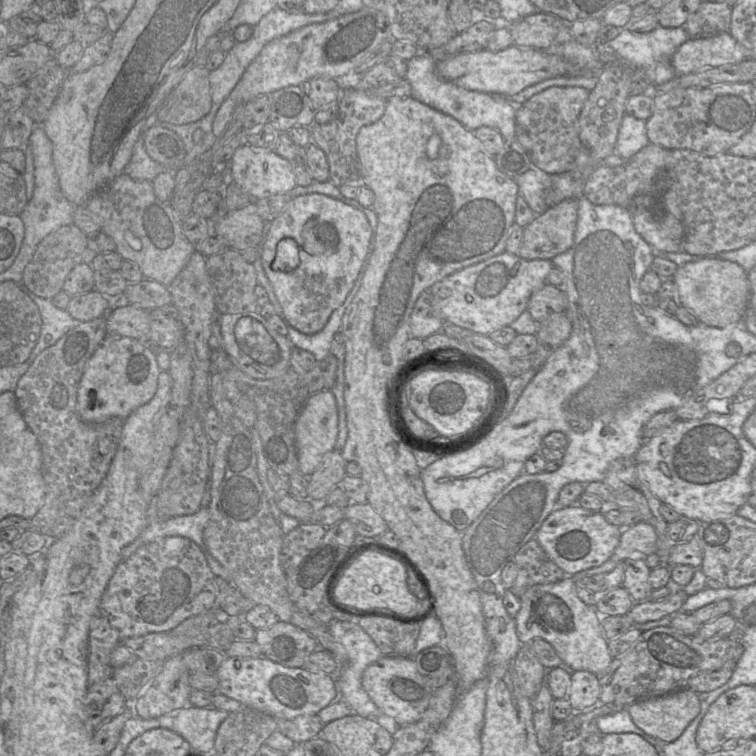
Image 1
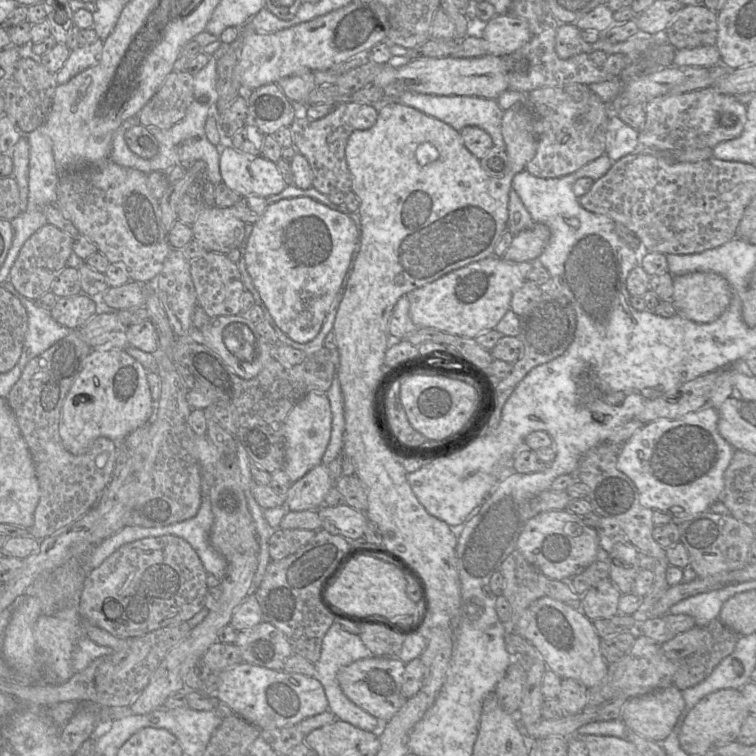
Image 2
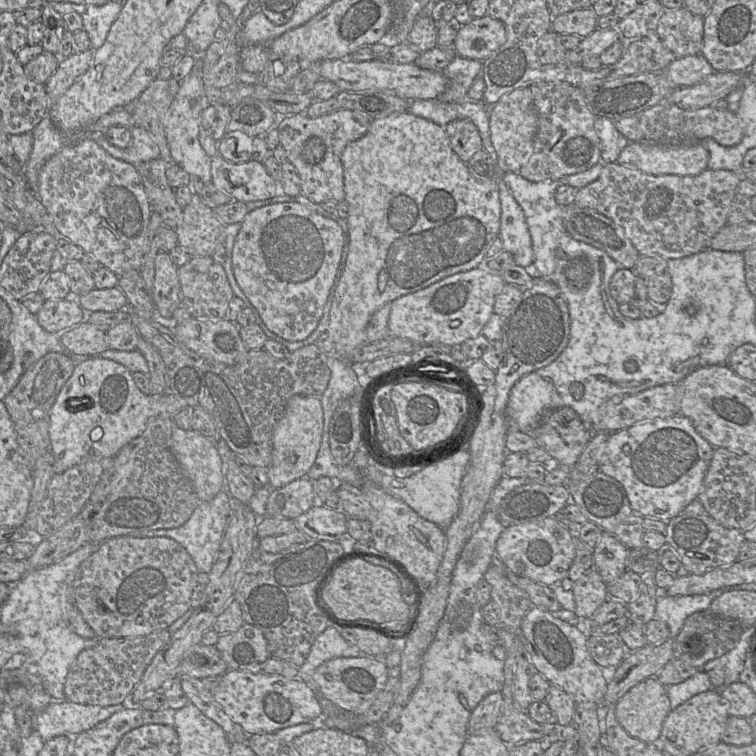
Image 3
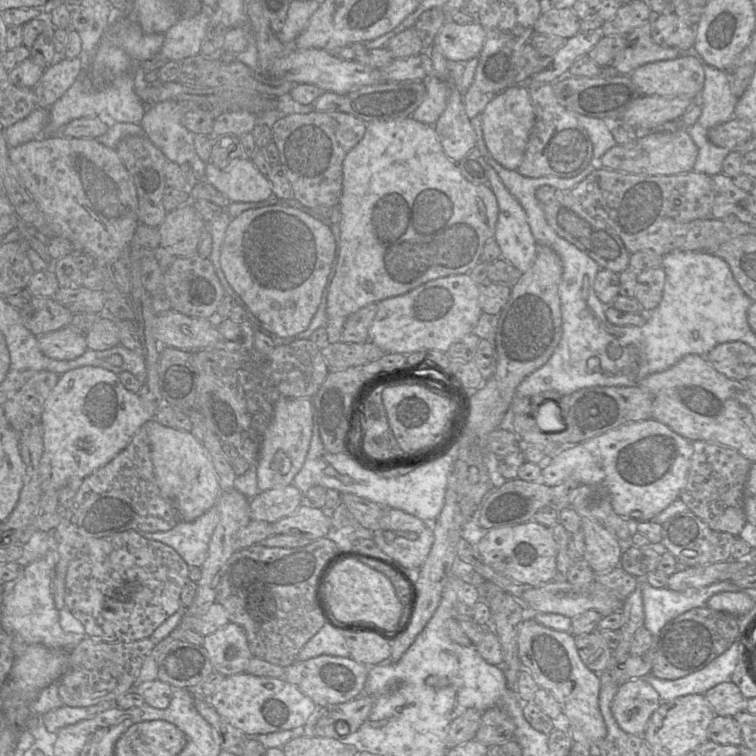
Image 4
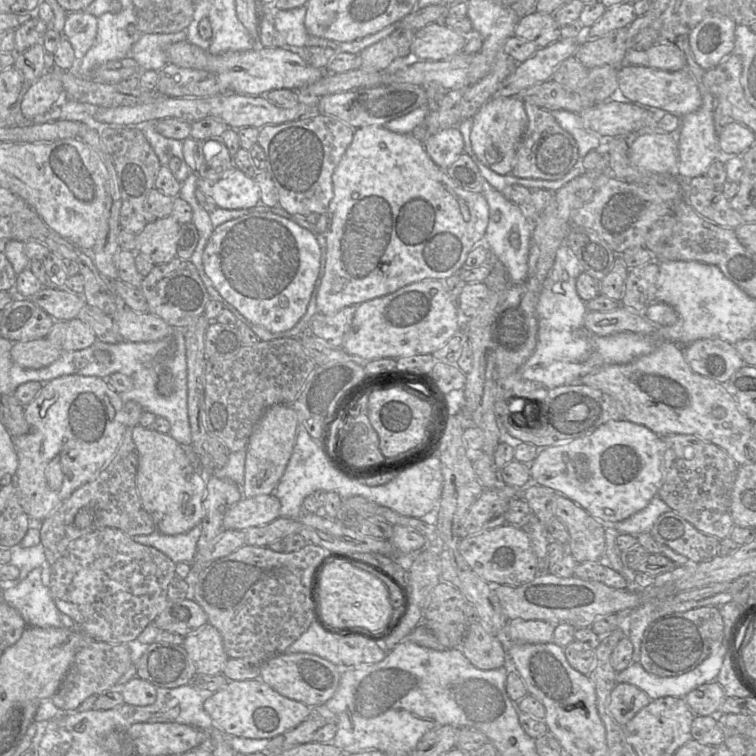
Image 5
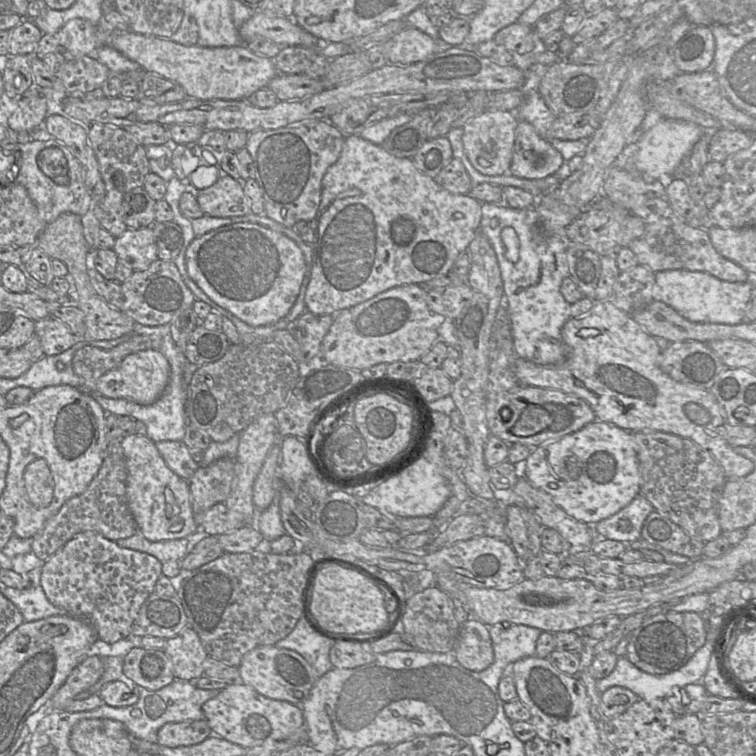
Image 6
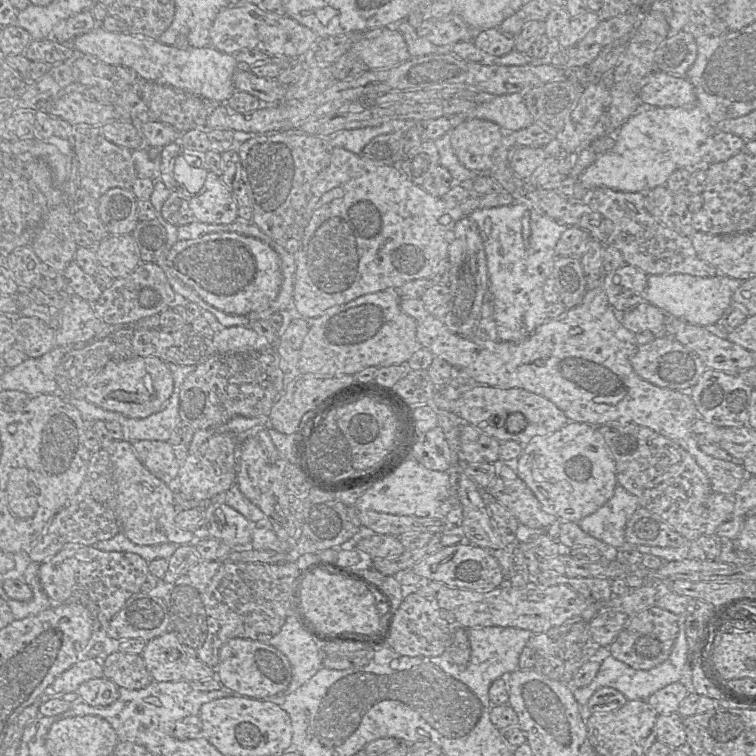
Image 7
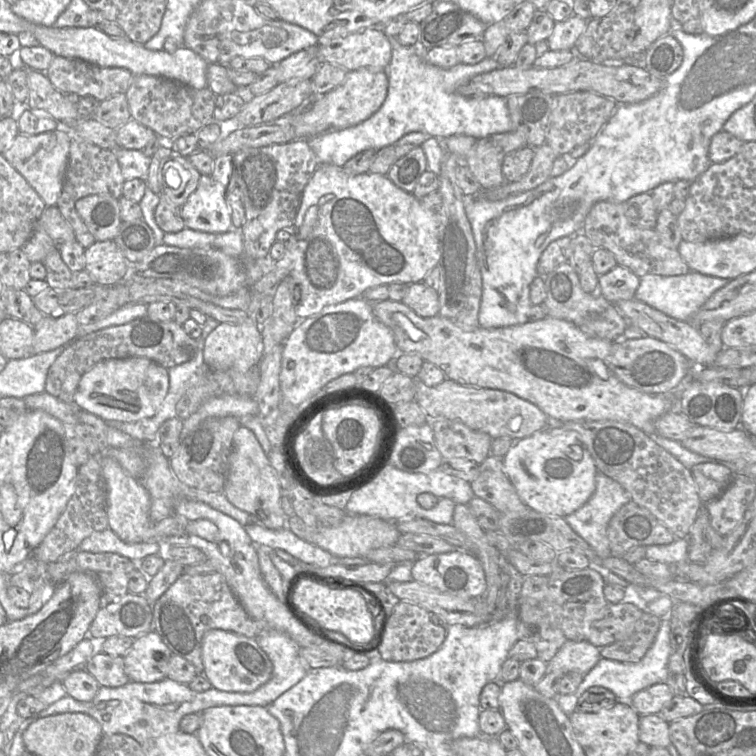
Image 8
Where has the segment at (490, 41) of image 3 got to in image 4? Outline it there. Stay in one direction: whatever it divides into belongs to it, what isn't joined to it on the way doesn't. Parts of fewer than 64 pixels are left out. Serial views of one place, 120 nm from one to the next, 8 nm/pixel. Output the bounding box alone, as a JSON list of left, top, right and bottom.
[434,20,486,62]

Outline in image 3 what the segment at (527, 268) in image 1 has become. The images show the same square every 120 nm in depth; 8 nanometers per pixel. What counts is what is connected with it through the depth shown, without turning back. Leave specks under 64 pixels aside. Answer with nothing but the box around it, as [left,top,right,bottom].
[388,267,505,346]

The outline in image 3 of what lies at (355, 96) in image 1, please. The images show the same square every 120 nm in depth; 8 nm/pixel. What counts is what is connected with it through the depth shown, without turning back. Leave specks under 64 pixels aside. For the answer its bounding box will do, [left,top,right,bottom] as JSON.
[277,109,372,204]

